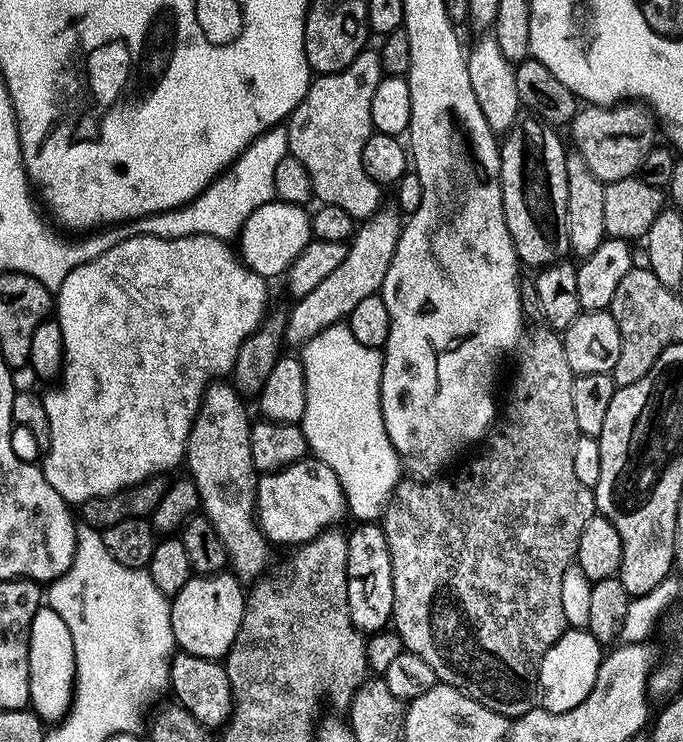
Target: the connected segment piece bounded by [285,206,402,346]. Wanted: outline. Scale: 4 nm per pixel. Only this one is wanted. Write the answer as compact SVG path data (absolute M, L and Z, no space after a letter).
M383 207L363 221L349 241L342 265L329 277L324 278L310 294L299 297L293 303L295 306L289 309L285 332L285 341L289 345L292 343L296 344L295 346L302 346L323 329L347 319L363 298L377 295L383 289L386 271L389 270L390 262L393 260L402 227L401 215L391 208Z

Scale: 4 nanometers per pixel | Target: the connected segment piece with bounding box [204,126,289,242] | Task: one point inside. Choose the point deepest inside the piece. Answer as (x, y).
(247, 183)

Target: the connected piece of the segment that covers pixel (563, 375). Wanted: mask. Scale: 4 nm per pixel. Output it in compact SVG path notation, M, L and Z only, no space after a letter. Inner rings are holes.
M548 326L541 327L533 332L531 329L519 349L520 361L516 364L516 373L513 374L512 385L508 388L508 405L505 408L503 405L502 408L502 420L504 416L505 424L500 429L497 427L483 441L479 449L480 457L473 462L468 476L458 477L453 484L444 480L445 478L433 478L427 482L415 478L401 479L382 517L386 546L390 554L390 570L394 574L391 623L405 649L418 654L418 658L423 658L434 669L437 681L460 689L490 710L509 718L524 716L530 709L537 707L540 663L546 650L550 650L550 646L554 646L554 642L558 642L560 635L568 628L566 613L562 610L562 574L566 574L566 570L576 559L578 538L582 538L586 522L590 522L590 518L597 515L593 489L582 486L582 482L578 482L578 477L574 474L574 442L578 442L581 434L578 421L574 418L574 401L570 394L573 378L570 362L566 362L561 333Z

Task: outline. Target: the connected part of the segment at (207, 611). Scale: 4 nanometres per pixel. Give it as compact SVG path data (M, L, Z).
M227 571L218 572L215 576L193 575L186 586L171 597L170 626L179 651L207 660L227 657L244 617L246 592L240 587L241 581Z

